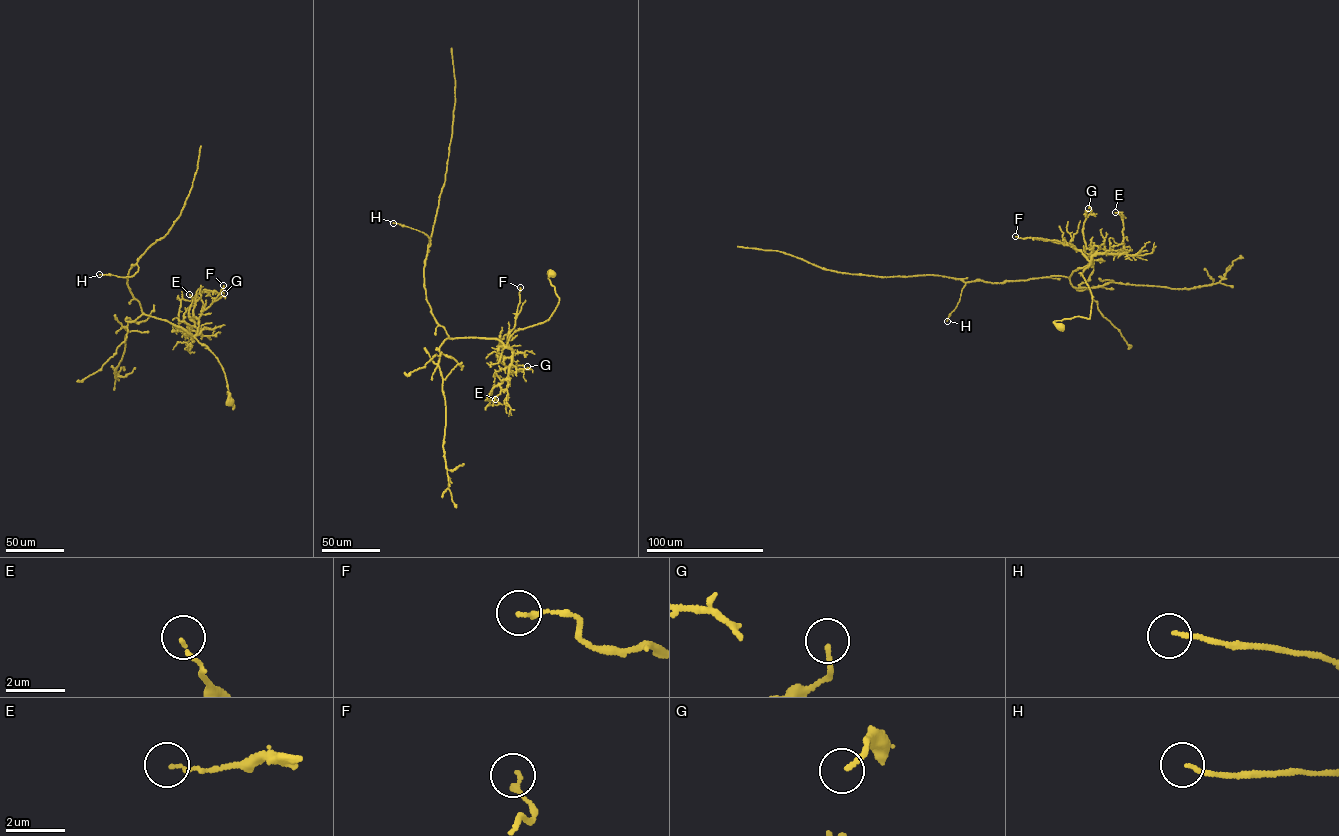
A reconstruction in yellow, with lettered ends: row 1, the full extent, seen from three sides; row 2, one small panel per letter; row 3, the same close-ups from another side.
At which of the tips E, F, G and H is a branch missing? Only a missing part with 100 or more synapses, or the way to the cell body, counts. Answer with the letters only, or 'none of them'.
none of them

